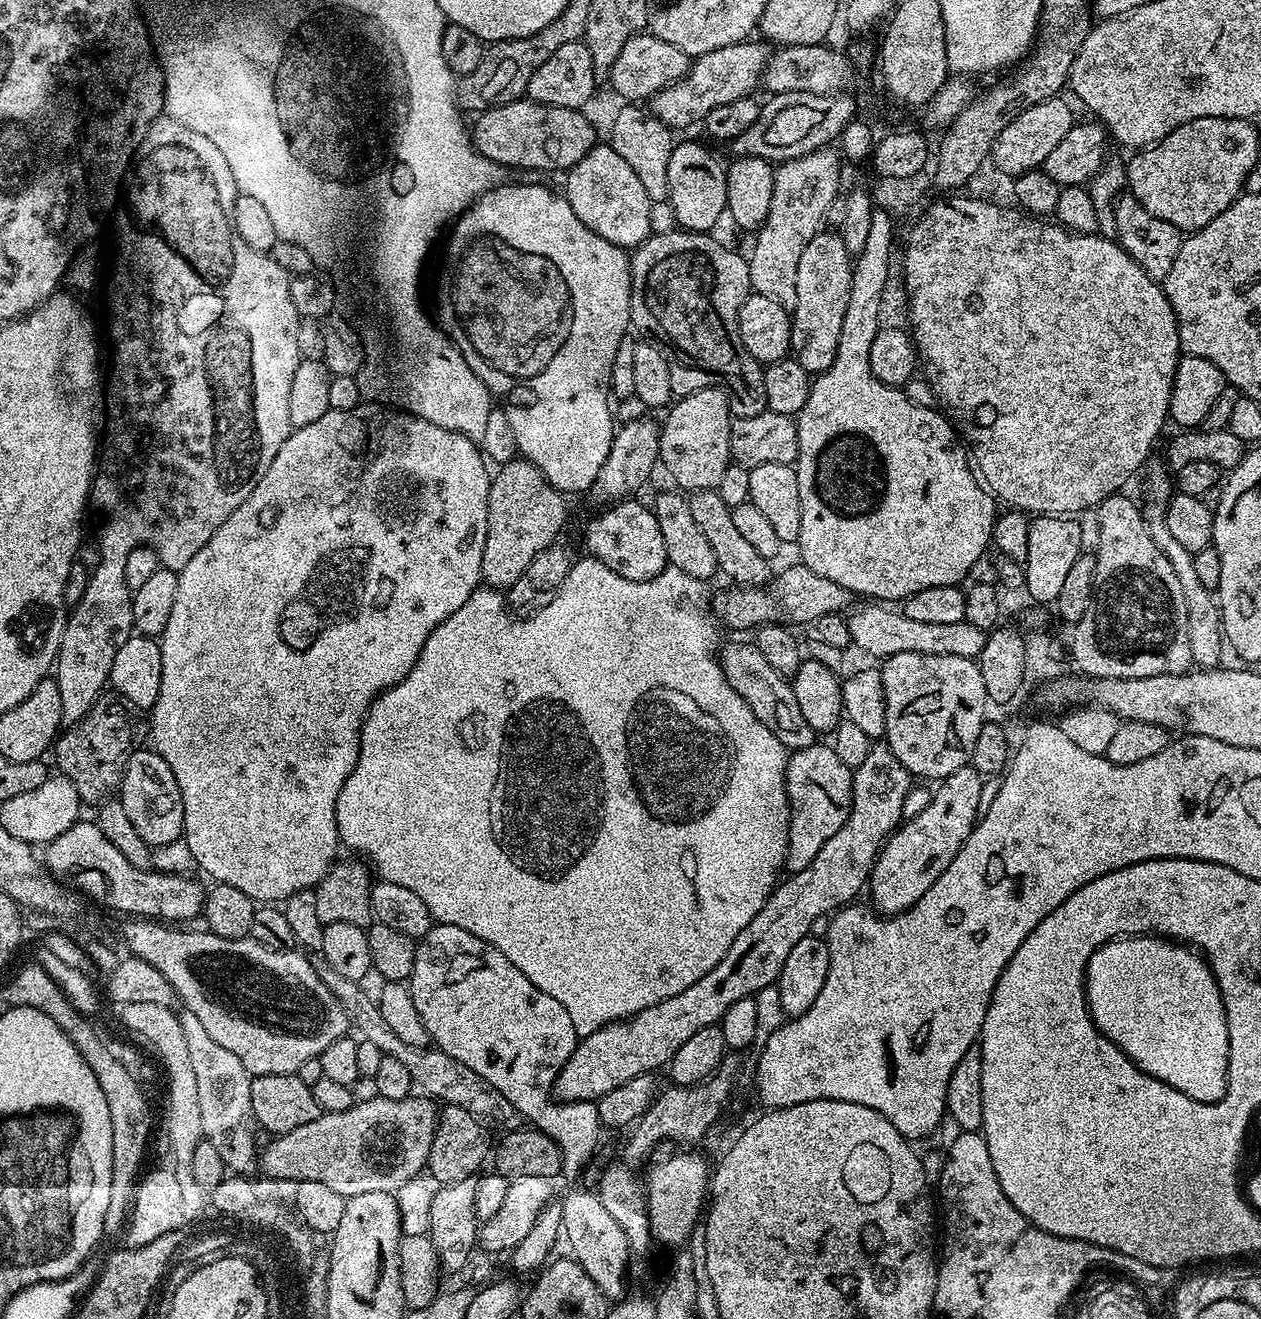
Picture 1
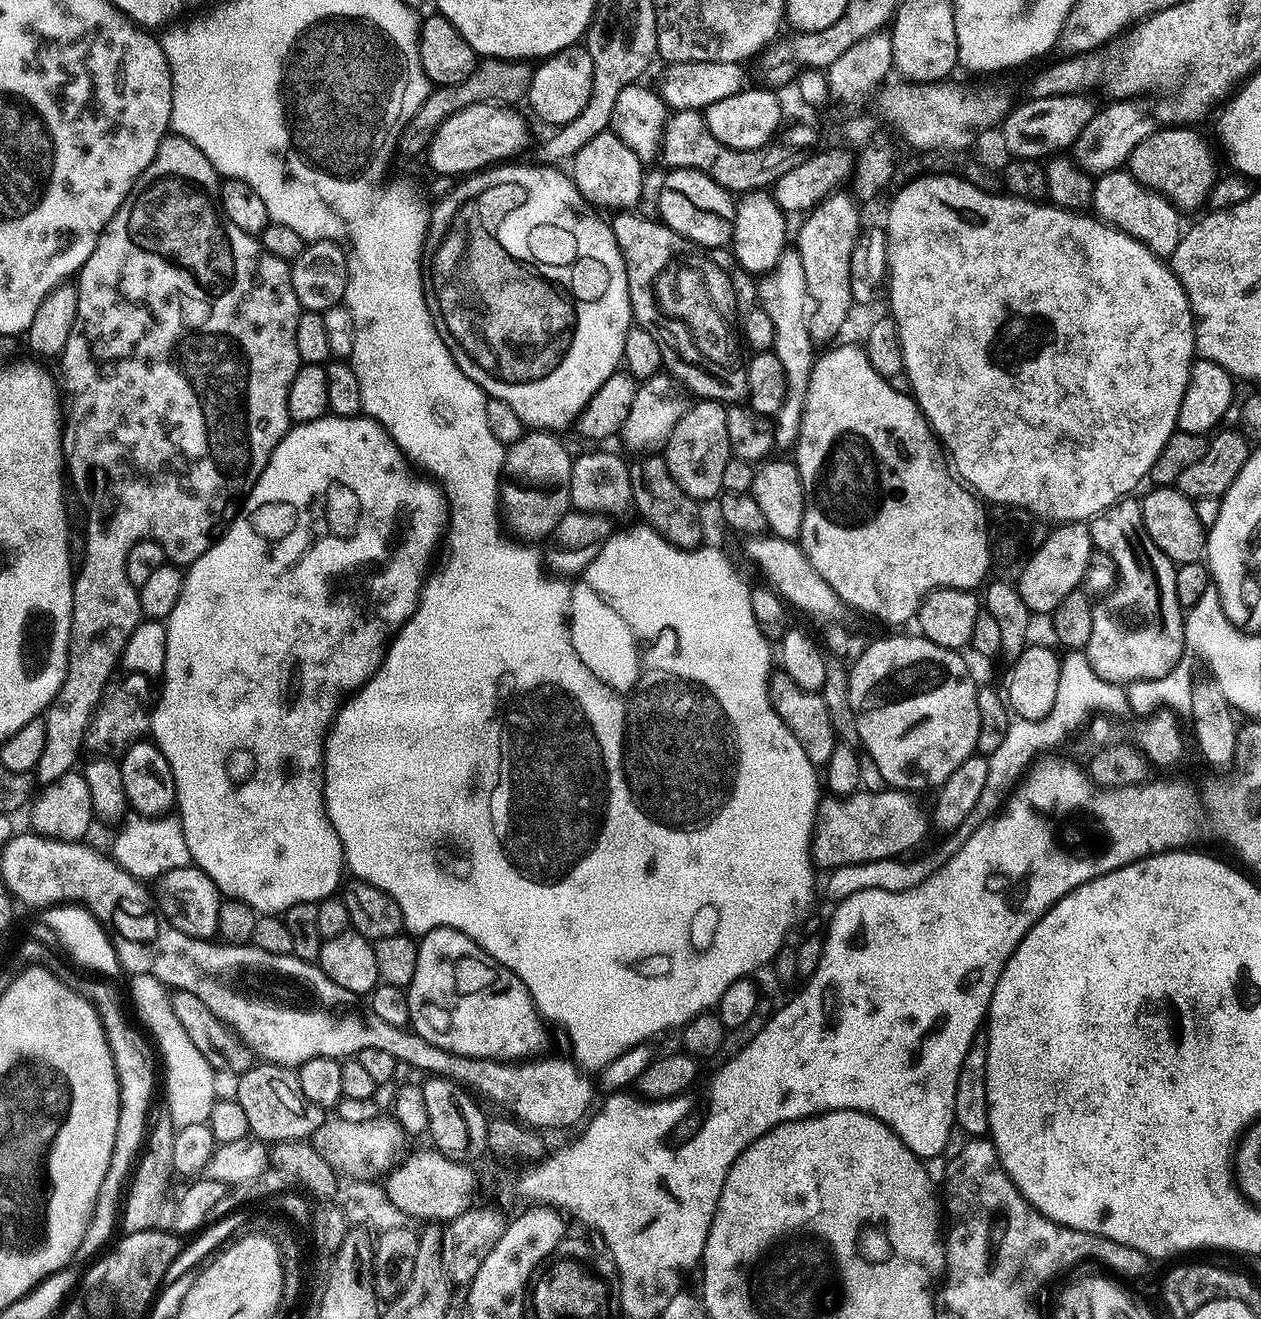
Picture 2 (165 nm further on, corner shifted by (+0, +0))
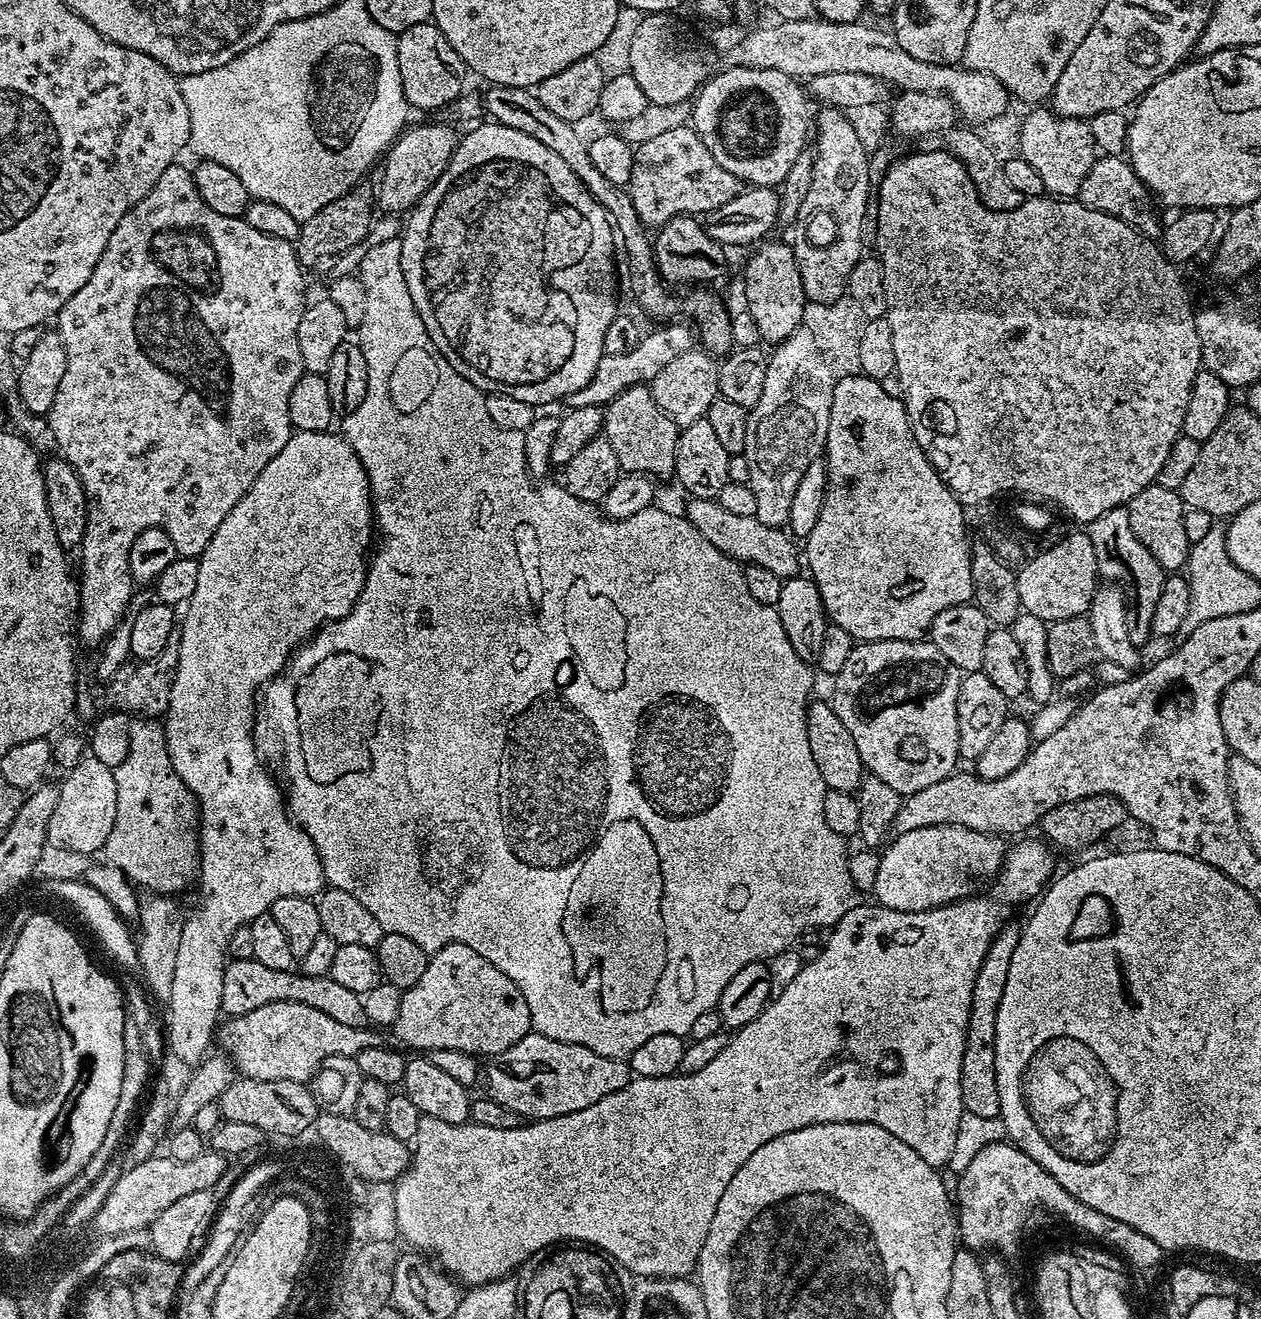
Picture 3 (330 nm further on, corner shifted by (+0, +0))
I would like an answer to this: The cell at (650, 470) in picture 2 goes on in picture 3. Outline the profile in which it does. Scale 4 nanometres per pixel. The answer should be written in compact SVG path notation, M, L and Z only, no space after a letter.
M639 386L625 389L604 408L603 439L610 442L625 473L645 473L652 478L671 477L676 471L676 447L681 429L654 402L652 389Z

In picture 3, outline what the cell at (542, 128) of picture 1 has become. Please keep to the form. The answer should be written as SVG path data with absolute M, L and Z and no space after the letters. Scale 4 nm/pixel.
M444 124L405 127L383 157L385 160L384 169L380 172L380 192L378 188L379 207L381 204L383 211L388 214L404 214L415 208L416 203L430 190L430 186L434 186L437 178L448 168L457 143L458 132Z

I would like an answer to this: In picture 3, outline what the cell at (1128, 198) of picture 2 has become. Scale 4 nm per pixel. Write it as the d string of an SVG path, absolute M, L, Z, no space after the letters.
M1101 155L1090 166L1090 174L1082 178L1082 186L1078 197L1080 204L1090 210L1098 210L1102 214L1110 214L1122 222L1126 222L1134 230L1149 238L1159 237L1162 231L1162 219L1156 213L1157 201L1148 187L1134 174L1132 165L1124 156Z

